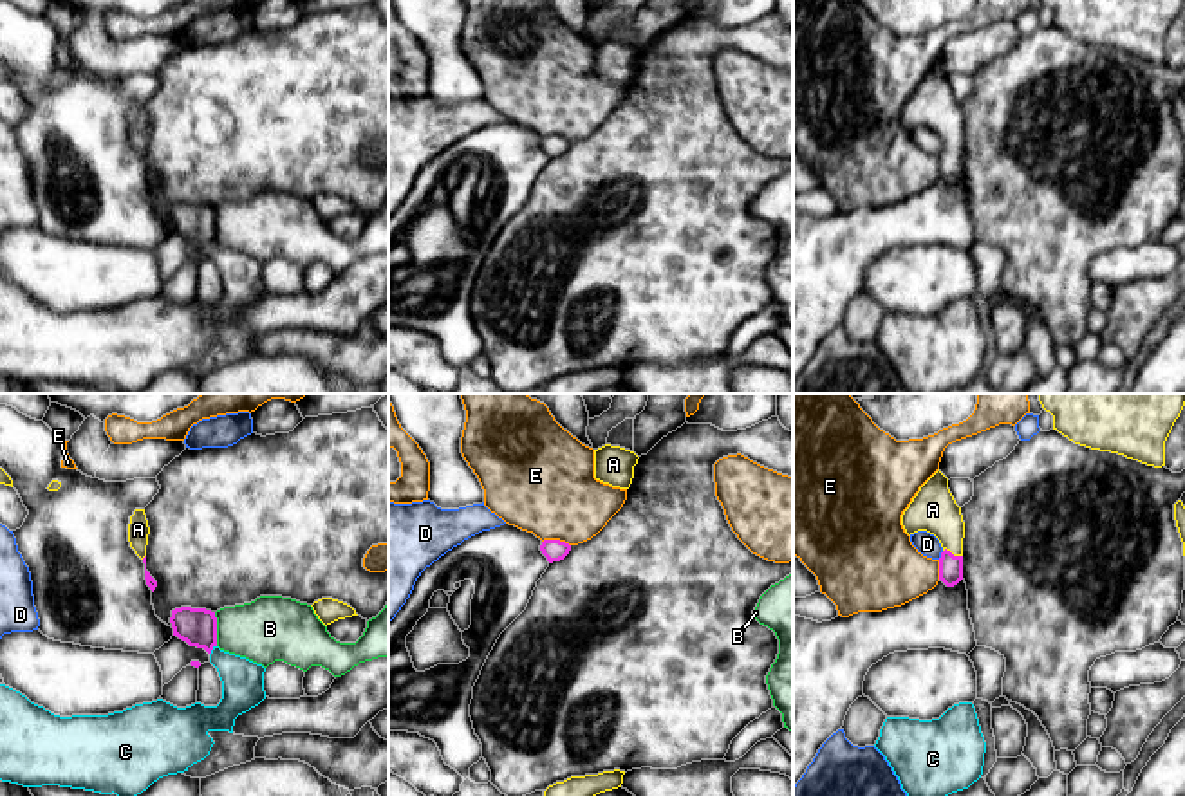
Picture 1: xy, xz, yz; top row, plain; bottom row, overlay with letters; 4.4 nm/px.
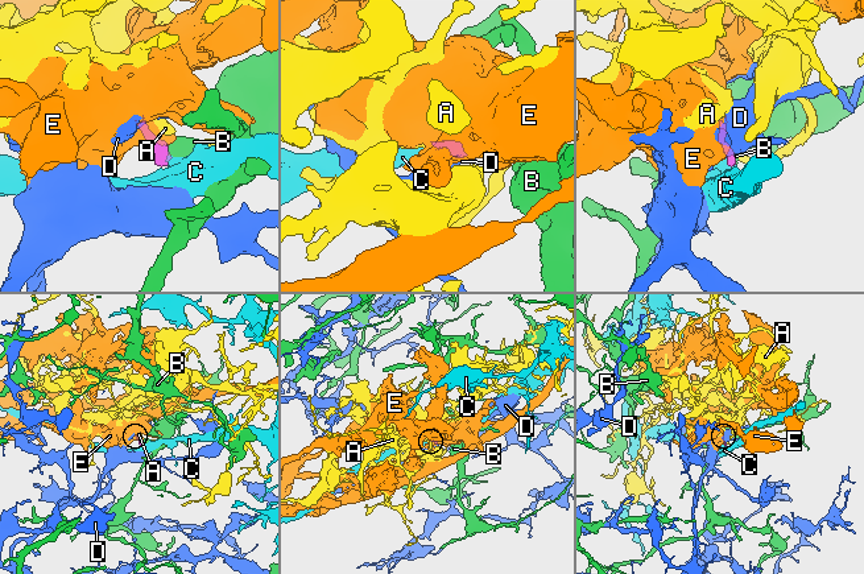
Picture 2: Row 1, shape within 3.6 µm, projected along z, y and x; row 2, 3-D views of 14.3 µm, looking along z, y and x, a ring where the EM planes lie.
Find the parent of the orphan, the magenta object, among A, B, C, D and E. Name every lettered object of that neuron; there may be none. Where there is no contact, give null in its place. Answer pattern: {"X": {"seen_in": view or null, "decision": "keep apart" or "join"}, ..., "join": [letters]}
{"A": {"seen_in": "yz", "decision": "join"}, "B": {"seen_in": "xy", "decision": "keep apart"}, "C": {"seen_in": "xy", "decision": "keep apart"}, "D": {"seen_in": "yz", "decision": "keep apart"}, "E": {"seen_in": "xz", "decision": "keep apart"}, "join": ["A"]}

